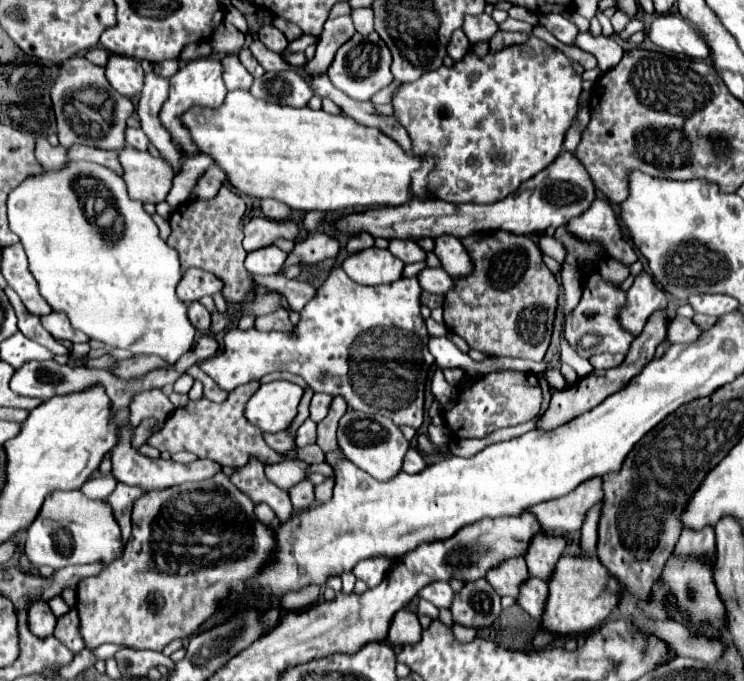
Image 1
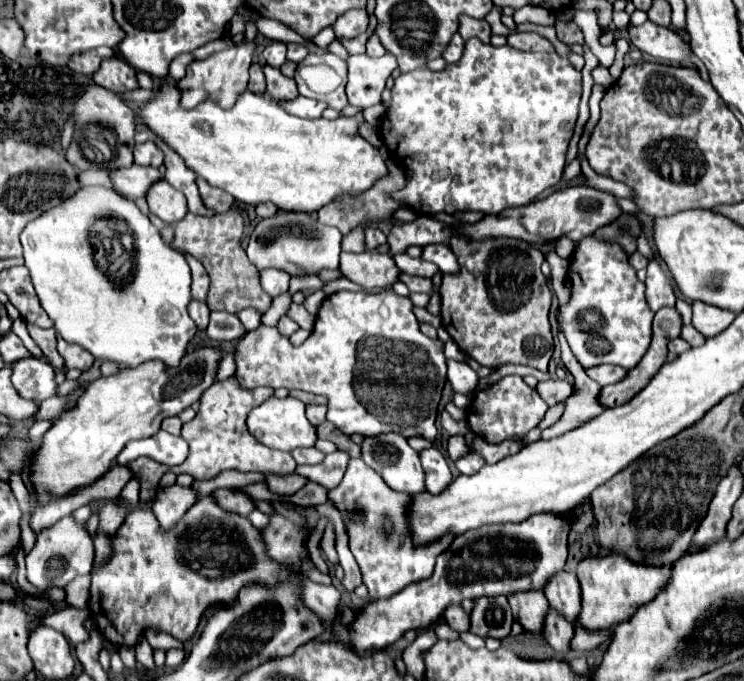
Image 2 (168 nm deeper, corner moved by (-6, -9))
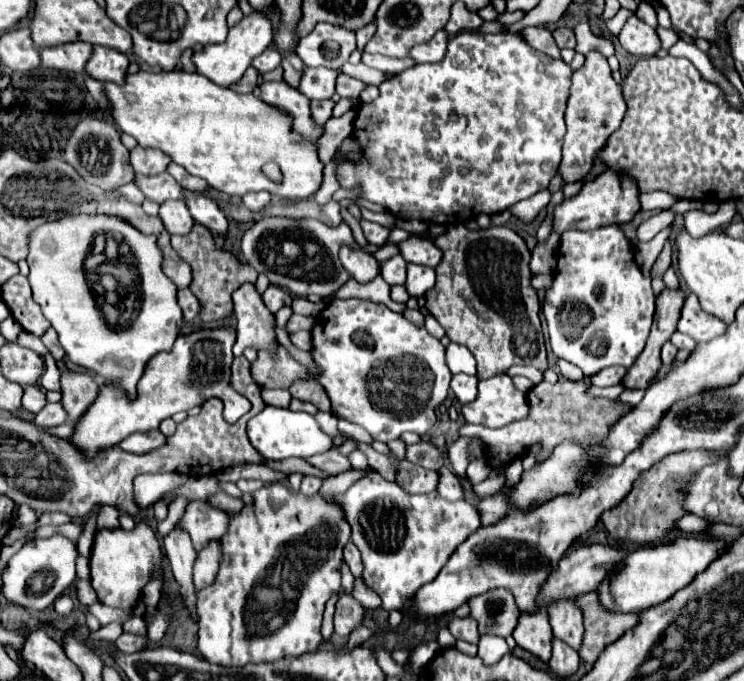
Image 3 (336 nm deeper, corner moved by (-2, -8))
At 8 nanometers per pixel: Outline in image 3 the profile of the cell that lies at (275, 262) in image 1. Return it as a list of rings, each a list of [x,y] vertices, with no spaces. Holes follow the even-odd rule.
[[[269,285],[263,293],[263,301],[271,313],[277,313],[283,305],[291,305],[291,295],[277,285]]]

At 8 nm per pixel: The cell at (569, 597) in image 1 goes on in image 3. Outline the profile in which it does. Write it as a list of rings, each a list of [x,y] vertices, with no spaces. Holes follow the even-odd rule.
[[[677,539],[669,545],[657,547],[637,547],[619,561],[619,567],[609,573],[609,579],[601,581],[597,587],[597,601],[605,611],[611,613],[639,613],[649,605],[663,603],[675,591],[689,585],[691,579],[705,569],[719,551],[727,547],[727,541],[703,541],[703,539]]]

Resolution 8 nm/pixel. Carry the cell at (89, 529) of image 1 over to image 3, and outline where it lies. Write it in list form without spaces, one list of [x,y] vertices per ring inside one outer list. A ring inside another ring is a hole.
[[[55,533],[47,539],[35,539],[25,543],[21,551],[11,557],[3,573],[3,593],[7,601],[37,611],[47,609],[77,579],[77,569],[75,569],[77,555],[79,555],[77,545],[61,533]]]

